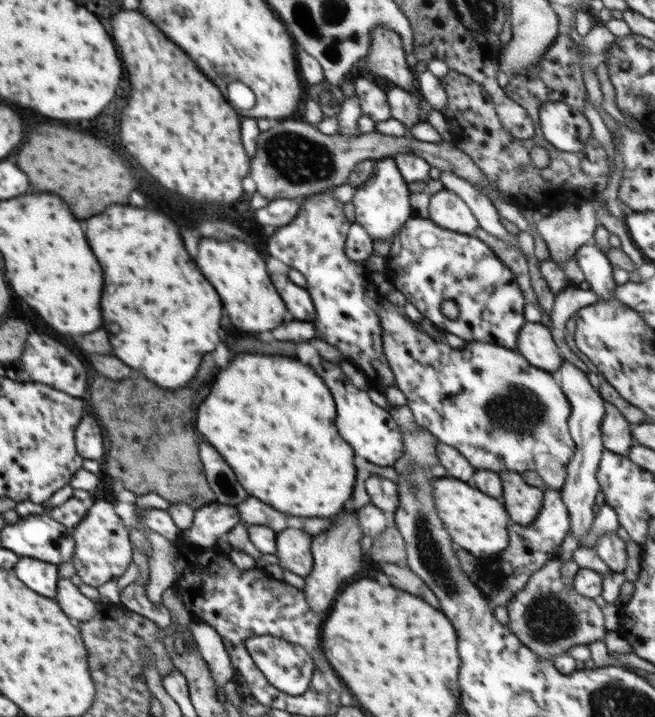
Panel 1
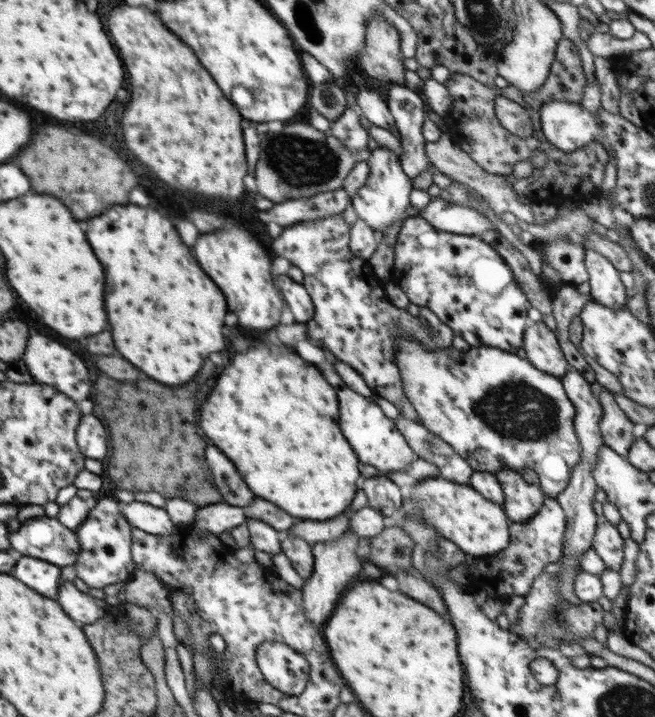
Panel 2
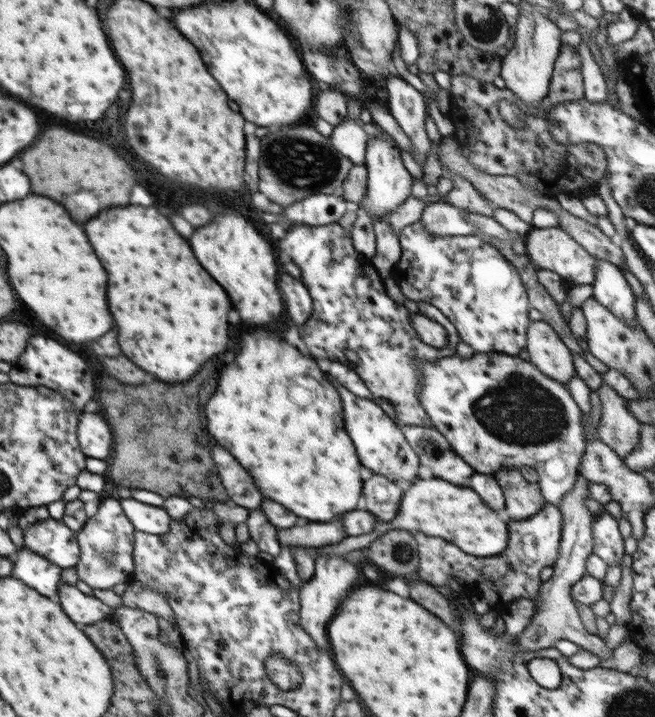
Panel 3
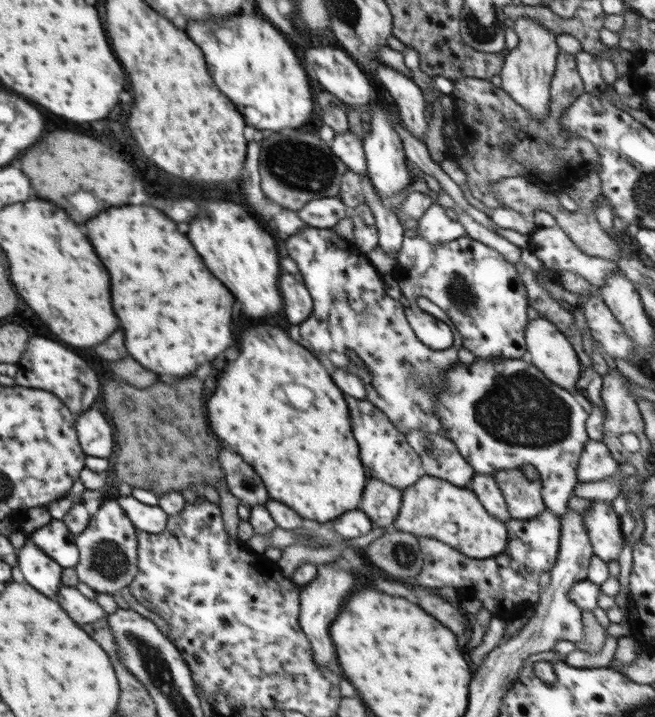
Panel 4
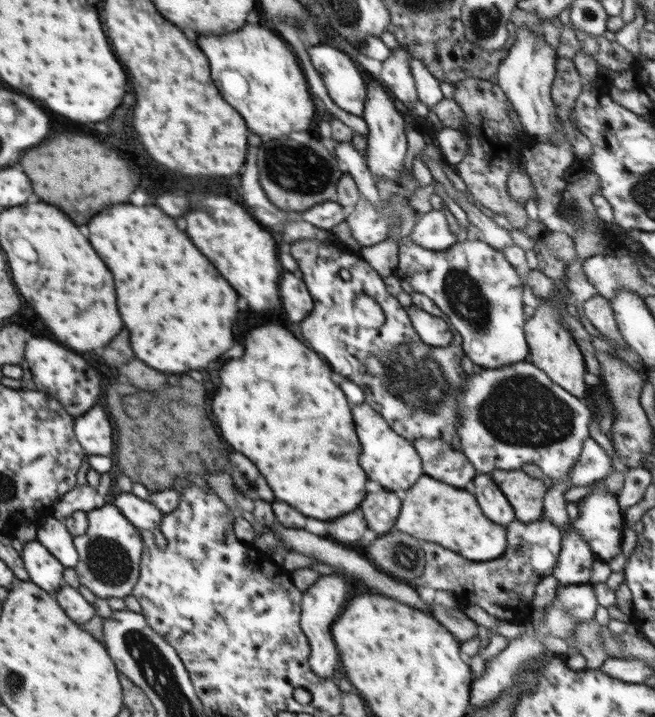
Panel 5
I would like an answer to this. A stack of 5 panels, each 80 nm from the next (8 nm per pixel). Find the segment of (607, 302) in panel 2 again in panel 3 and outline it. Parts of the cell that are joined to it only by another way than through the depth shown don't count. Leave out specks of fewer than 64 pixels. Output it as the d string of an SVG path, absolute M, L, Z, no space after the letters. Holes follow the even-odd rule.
M594 258L595 281L593 297L625 320L628 326L639 326L636 319L636 296L624 270L610 262Z

